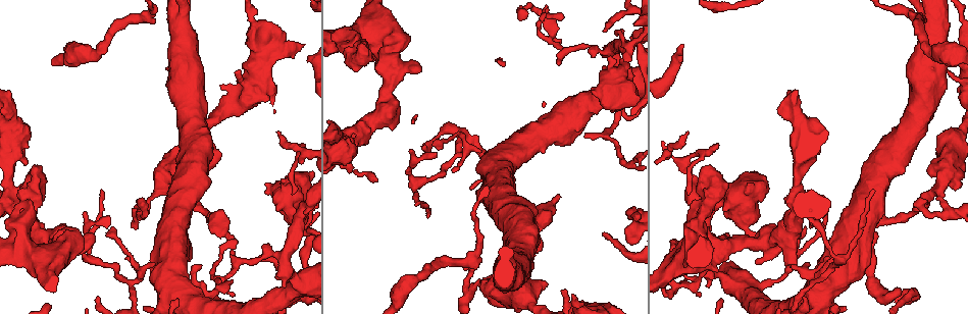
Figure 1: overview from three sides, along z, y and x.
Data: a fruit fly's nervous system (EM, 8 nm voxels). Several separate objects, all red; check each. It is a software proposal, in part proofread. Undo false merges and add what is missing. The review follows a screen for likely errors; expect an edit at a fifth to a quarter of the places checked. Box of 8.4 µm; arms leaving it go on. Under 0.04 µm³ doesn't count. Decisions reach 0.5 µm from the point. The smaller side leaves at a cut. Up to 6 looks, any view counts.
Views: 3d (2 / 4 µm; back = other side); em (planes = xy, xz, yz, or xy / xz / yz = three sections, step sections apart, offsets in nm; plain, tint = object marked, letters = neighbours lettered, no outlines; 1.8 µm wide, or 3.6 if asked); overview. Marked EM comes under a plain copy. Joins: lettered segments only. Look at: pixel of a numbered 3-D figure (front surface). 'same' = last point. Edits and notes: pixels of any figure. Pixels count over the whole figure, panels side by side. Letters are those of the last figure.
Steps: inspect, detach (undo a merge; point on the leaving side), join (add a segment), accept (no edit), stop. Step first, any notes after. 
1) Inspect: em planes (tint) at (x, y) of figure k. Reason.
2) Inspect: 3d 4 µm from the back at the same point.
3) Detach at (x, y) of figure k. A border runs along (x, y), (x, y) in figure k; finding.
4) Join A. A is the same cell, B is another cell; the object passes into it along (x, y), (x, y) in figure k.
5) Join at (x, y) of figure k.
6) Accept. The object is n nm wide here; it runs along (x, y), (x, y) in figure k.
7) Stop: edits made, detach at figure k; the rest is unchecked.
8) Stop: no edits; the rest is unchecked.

Inspect: 3d 2 µm at (608, 58) of figure 1. Free end.

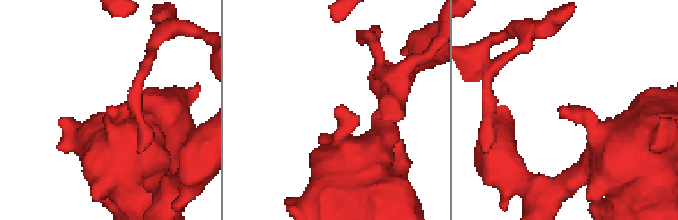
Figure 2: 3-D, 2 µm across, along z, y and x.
Inspect: em planes (letters) at (559, 111) of figure 2. Shape alone is not enough.

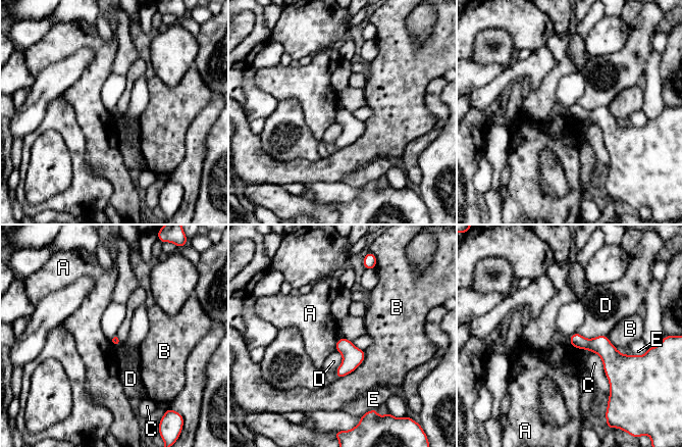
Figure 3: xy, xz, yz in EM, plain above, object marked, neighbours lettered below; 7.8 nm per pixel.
Accept. A, B, C, D and E are other cells; a border runs along (577, 332), (586, 338), (607, 336) in figure 3; no lettered segment goes on from it.

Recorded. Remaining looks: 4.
Inspect: 3d 4 µm at (556, 196) of figure 1. Branch stops here.

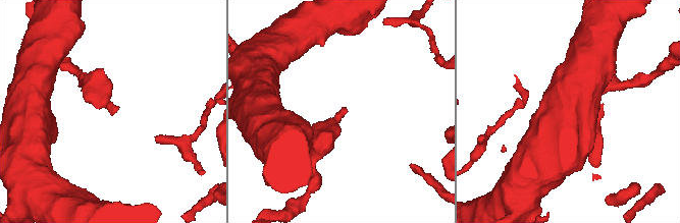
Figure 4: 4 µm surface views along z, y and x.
Inspect: em xz step 4 (letters) at (115, 110) of figure 4.

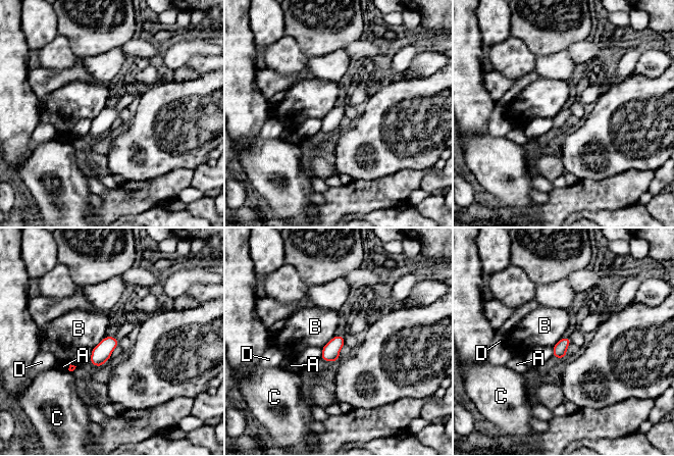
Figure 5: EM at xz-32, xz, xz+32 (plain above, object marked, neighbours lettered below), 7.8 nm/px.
Inspect: em planes (letters) at the same point. Cut it another way.

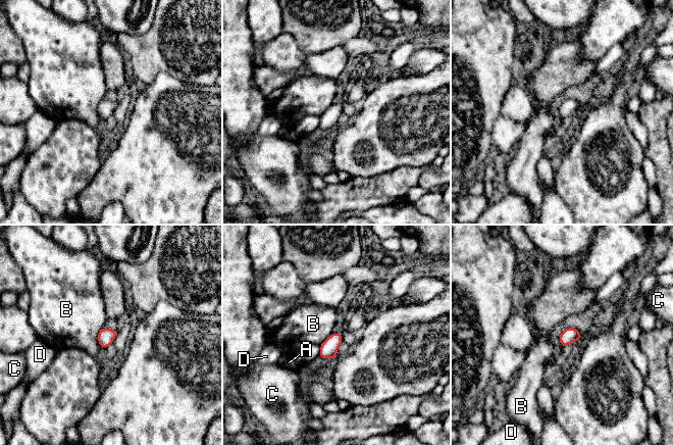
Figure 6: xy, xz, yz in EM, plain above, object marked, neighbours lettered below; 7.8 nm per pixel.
Accept. A, B, C and D are other cells; a border runs along (103, 326), (98, 333), (101, 348) in figure 6; no lettered segment goes on from it.

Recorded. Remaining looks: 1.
Inspect: em planes (letters) at (717, 271) of figure 1. Branch stops here.

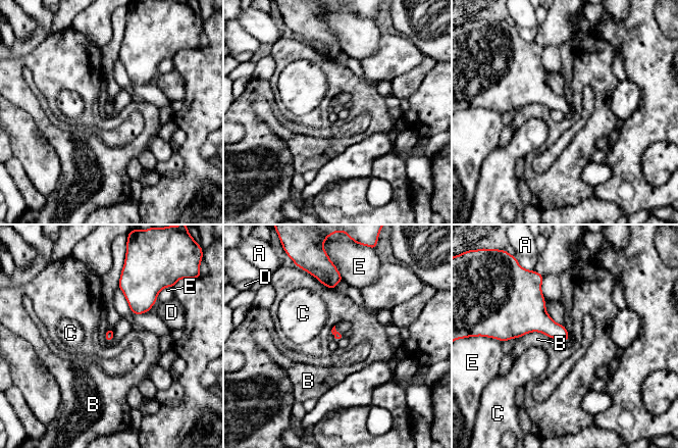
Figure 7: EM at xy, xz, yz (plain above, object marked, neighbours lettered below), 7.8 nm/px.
Accept. A, B, C, D and E are other cells; a border runs along (551, 338), (528, 332), (517, 339) in figure 7; none of them fits.

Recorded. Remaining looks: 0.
Stop: no edits; the rest is unchecked.

